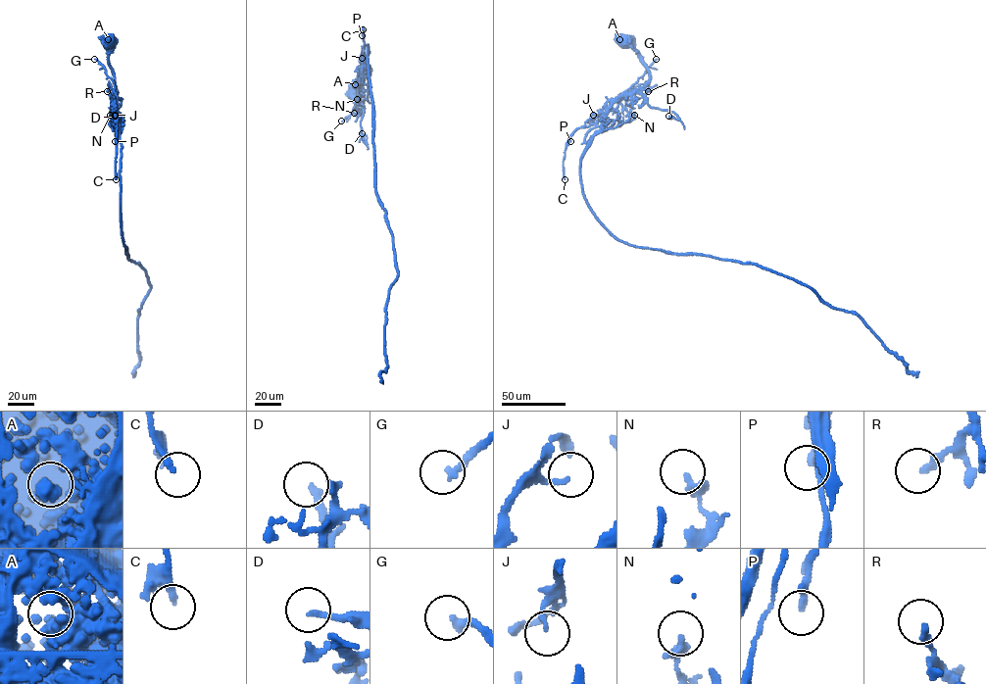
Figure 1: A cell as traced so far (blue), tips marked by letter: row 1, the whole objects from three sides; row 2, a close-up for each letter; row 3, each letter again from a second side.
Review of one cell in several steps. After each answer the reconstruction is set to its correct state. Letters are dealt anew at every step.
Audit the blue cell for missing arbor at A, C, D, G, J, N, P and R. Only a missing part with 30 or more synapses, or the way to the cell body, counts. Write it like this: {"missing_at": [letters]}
{"missing_at": ["C", "D"]}

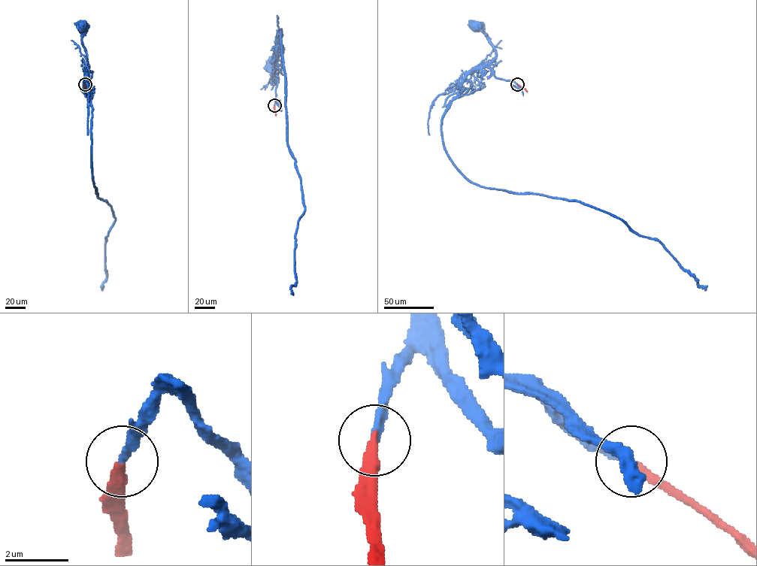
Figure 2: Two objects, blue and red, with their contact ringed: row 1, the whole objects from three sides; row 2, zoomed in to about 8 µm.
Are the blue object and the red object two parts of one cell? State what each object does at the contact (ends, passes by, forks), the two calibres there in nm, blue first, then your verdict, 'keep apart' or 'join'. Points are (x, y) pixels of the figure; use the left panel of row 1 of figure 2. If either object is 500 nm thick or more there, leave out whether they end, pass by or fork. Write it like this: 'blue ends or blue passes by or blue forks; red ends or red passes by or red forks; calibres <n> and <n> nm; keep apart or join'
blue ends; red ends; calibres 260 and 320 nm; join

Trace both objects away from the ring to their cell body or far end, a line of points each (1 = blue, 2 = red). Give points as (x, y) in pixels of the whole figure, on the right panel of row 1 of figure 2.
1: (517, 84), (496, 77), (487, 66), (495, 57), (495, 49), (476, 25)
2: (517, 84), (527, 92)

